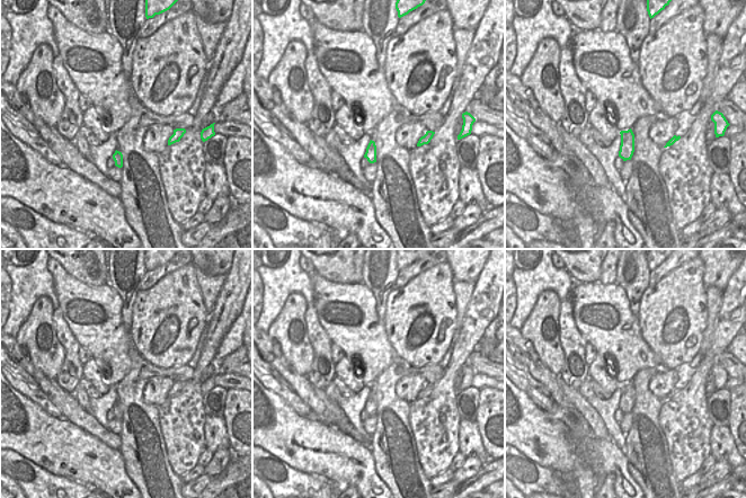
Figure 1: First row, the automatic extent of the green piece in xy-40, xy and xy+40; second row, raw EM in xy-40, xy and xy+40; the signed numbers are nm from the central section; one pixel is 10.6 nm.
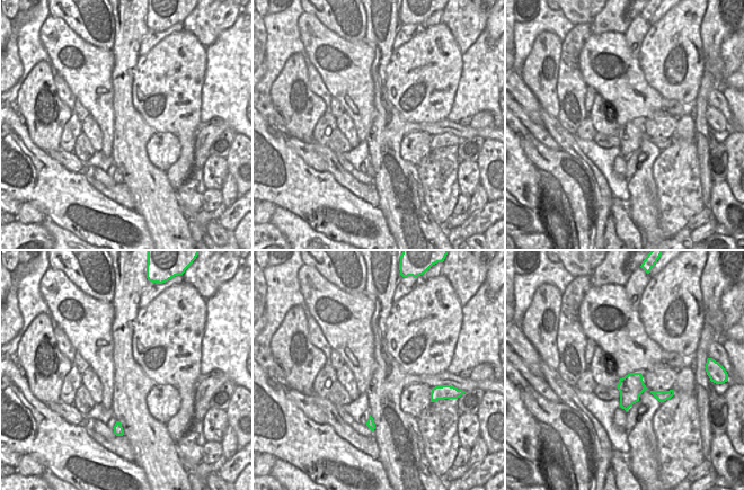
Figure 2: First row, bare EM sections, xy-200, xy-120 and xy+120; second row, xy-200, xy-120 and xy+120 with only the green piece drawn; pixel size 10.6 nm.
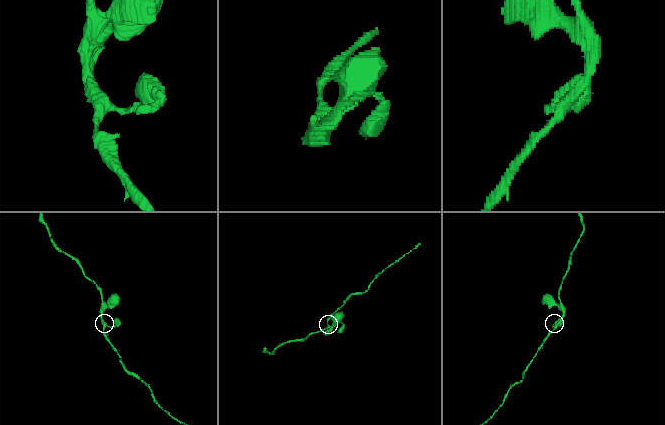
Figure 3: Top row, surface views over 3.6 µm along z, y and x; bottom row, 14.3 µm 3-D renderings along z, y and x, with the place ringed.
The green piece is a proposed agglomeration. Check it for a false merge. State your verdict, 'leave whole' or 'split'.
leave whole

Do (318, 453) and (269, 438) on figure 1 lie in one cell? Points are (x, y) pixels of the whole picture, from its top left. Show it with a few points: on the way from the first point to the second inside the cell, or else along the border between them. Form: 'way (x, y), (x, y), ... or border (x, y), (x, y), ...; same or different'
way (305, 450), (293, 445), (286, 438), (282, 438); same

